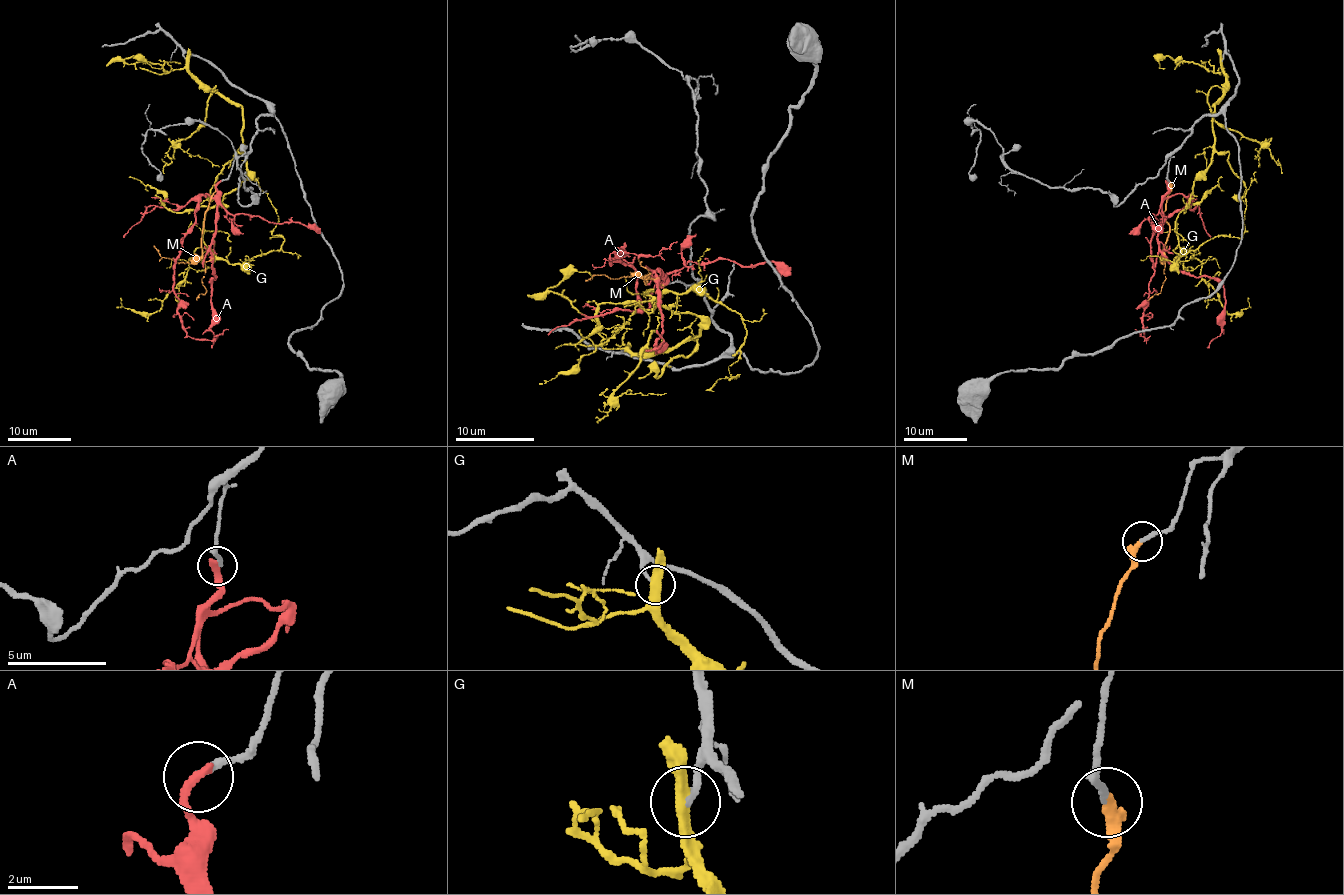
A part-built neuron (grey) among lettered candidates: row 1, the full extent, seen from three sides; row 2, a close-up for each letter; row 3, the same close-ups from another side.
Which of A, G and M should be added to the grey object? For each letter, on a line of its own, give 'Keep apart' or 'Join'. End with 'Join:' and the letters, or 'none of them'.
A: Keep apart
G: Keep apart
M: Join
Join: M

